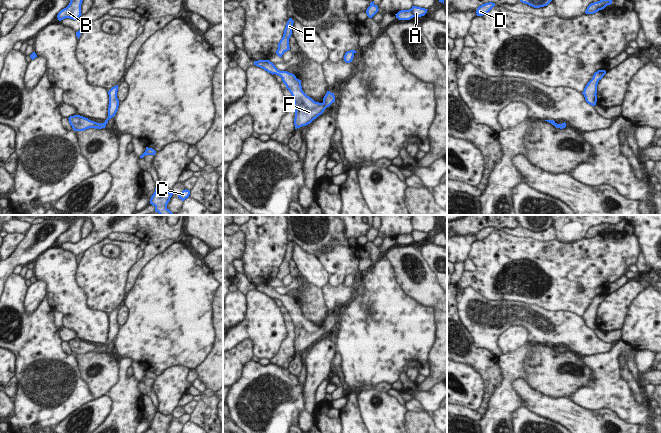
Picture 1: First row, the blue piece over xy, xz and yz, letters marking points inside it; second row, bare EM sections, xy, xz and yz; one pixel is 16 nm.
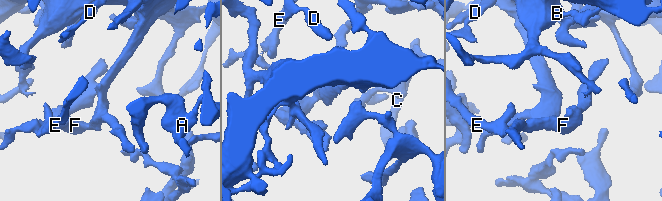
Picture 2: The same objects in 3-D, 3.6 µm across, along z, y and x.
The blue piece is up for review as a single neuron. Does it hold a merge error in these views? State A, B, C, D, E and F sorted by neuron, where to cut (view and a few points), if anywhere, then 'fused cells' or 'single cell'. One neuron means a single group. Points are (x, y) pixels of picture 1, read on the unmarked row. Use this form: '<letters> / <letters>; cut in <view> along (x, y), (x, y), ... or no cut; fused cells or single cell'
A B C D E F; no cut; single cell

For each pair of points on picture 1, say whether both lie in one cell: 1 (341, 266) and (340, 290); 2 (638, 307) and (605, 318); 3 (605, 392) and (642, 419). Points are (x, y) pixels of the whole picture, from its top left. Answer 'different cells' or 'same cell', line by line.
1: different cells
2: different cells
3: same cell

